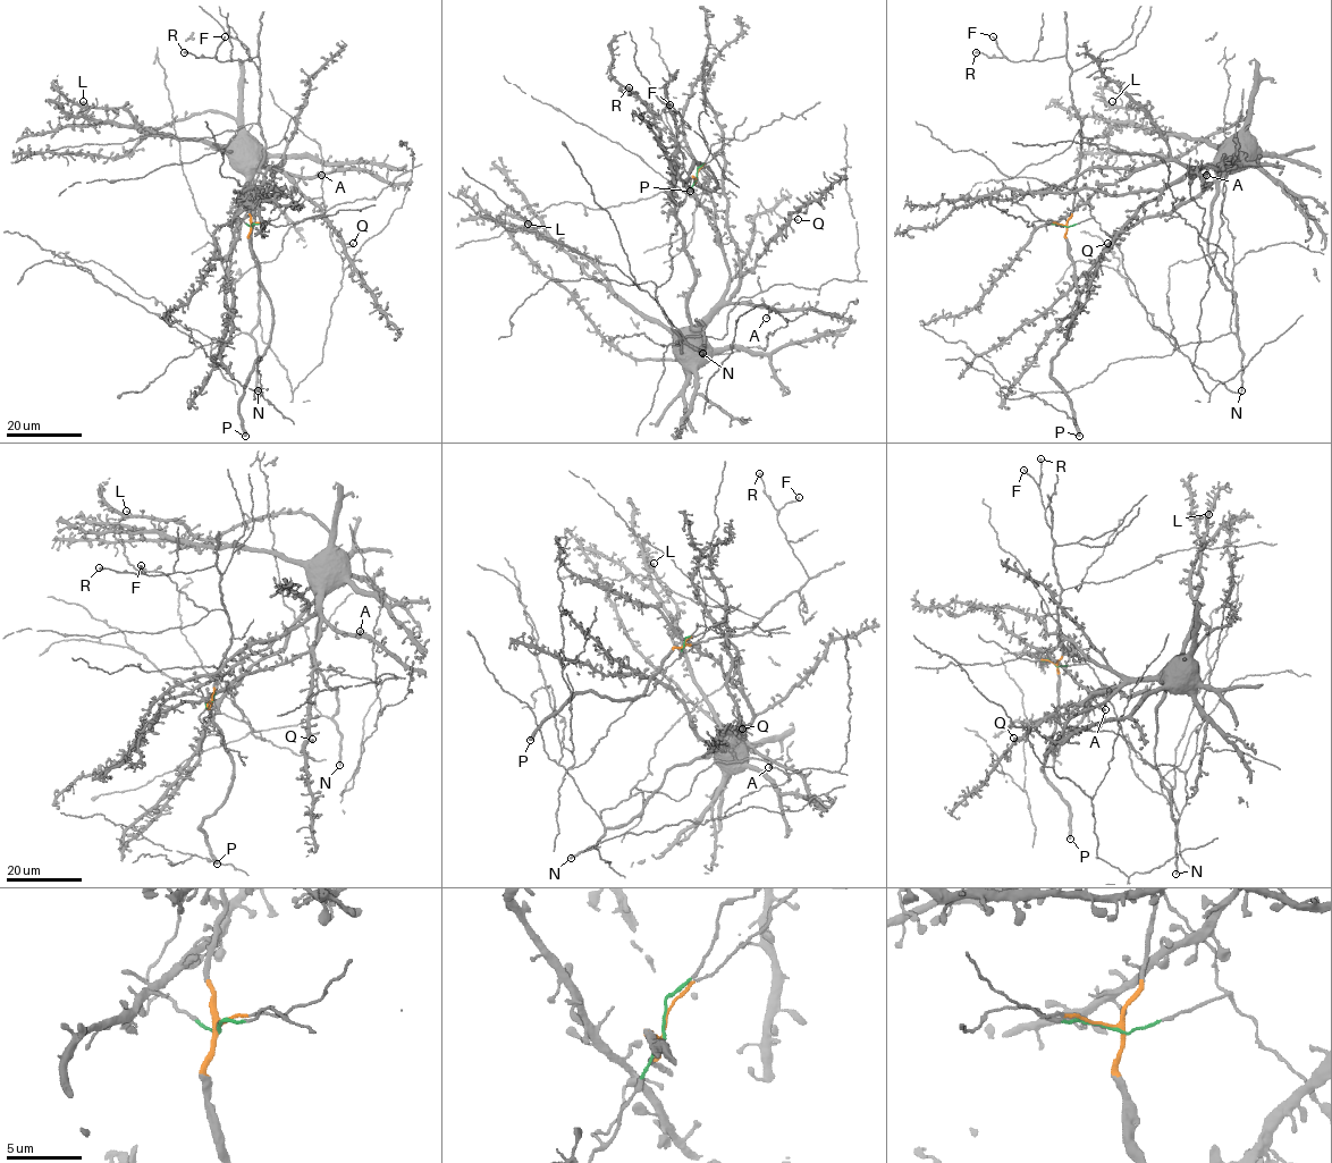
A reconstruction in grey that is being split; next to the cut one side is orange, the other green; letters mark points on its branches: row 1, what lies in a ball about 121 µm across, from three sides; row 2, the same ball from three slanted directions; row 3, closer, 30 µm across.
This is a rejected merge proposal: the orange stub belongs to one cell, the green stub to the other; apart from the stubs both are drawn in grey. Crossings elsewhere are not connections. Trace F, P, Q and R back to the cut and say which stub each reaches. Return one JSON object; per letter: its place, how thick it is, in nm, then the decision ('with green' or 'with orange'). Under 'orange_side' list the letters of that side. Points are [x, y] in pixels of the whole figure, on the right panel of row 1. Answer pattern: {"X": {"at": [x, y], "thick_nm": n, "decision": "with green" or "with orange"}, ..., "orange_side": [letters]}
{"F": {"at": [993, 36], "thick_nm": 200, "decision": "with orange"}, "P": {"at": [1079, 436], "thick_nm": 500, "decision": "with orange"}, "Q": {"at": [1107, 243], "thick_nm": 420, "decision": "with green"}, "R": {"at": [976, 52], "thick_nm": 400, "decision": "with orange"}, "orange_side": ["F", "P", "R"]}

